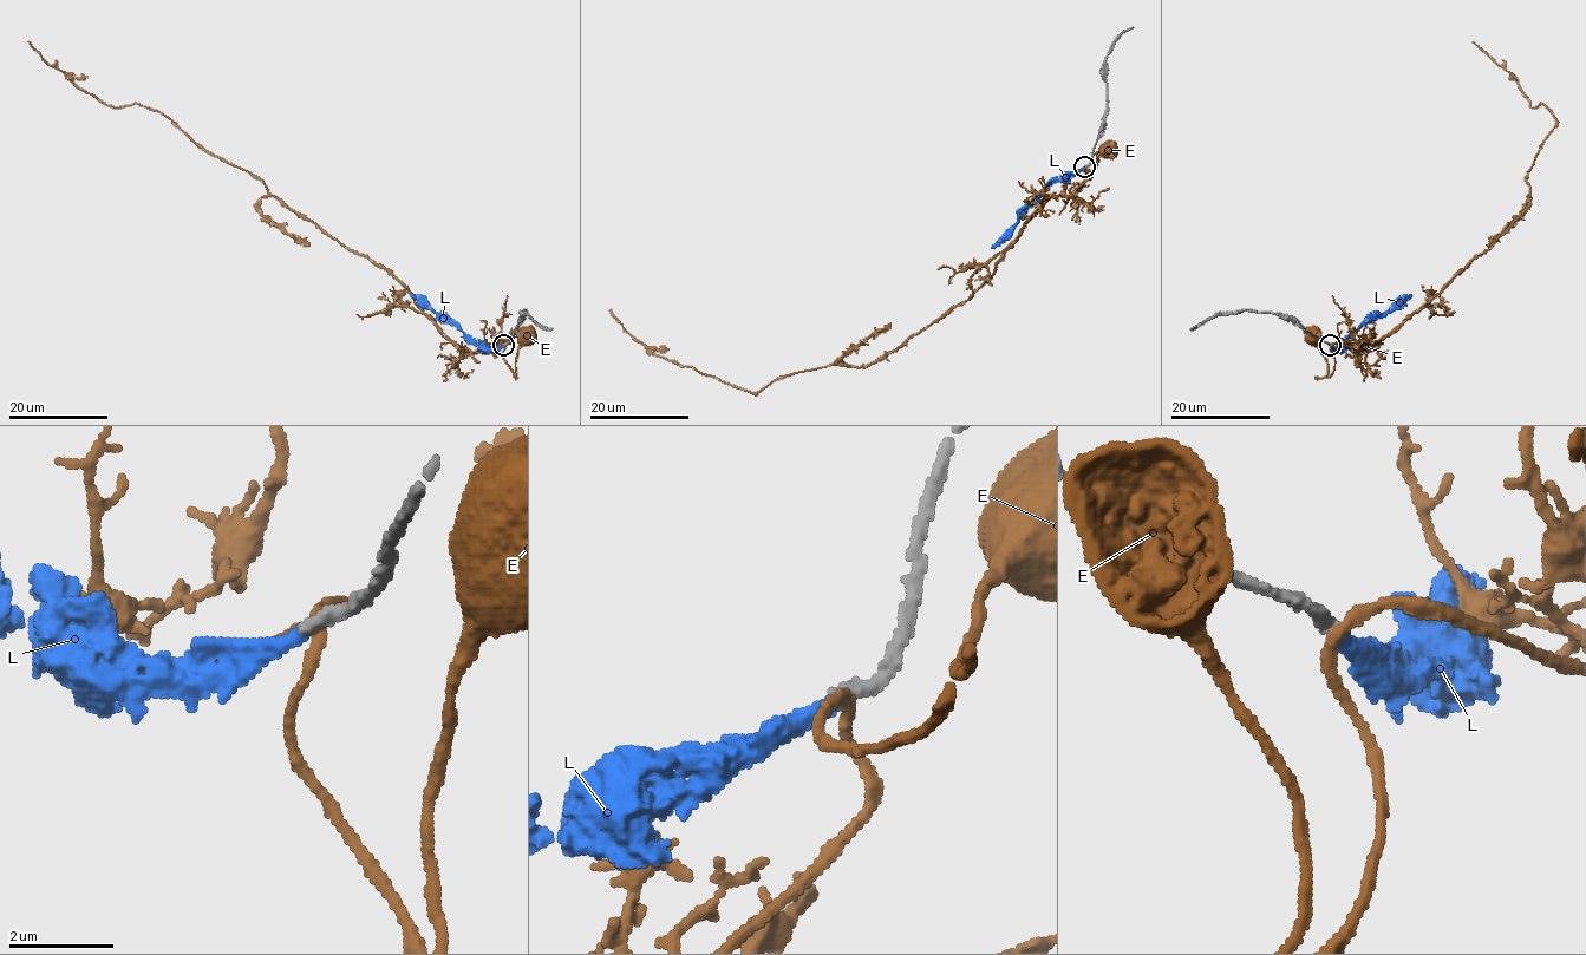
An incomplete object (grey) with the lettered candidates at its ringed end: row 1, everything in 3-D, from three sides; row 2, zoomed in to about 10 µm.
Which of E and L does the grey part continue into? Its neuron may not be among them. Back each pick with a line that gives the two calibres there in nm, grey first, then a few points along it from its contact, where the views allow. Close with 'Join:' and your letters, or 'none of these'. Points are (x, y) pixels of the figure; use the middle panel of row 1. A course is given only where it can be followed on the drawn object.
L: 320 nm thick on the grey side, 340 nm on the other; it runs (1085, 167), (1055, 178), (991, 248)
Join: L

